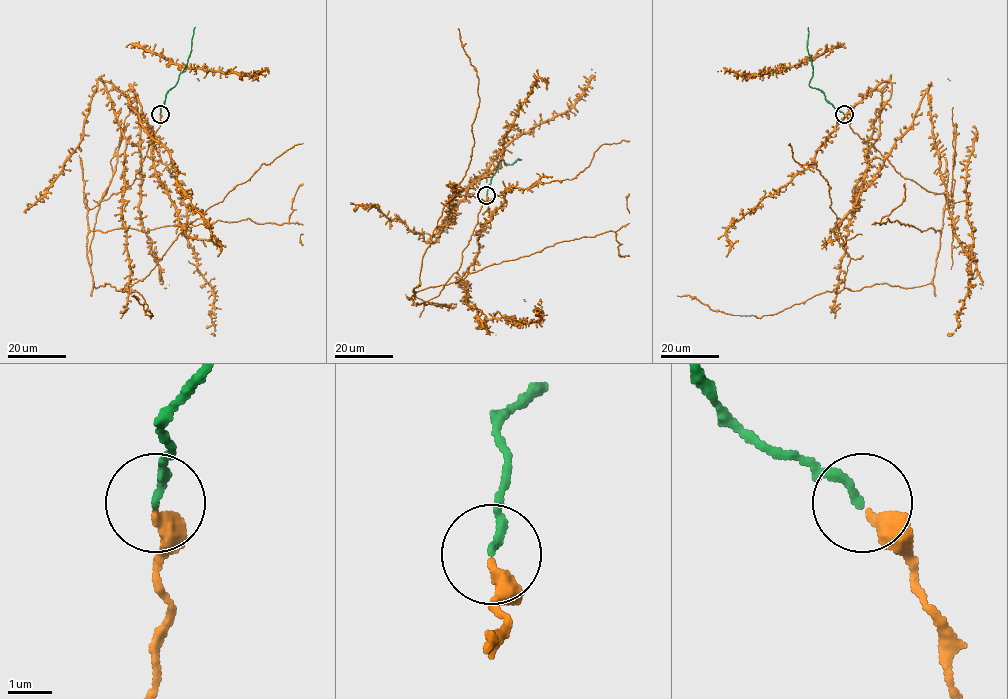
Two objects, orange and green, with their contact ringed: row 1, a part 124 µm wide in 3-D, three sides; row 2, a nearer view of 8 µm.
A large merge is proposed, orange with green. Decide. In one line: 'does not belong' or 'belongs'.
belongs

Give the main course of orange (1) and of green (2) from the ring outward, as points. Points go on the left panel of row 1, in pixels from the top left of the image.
1: (160, 114), (147, 156), (184, 229), (128, 290), (126, 139), (103, 81), (166, 149), (217, 256)
2: (160, 114), (166, 93), (185, 68), (195, 27)

